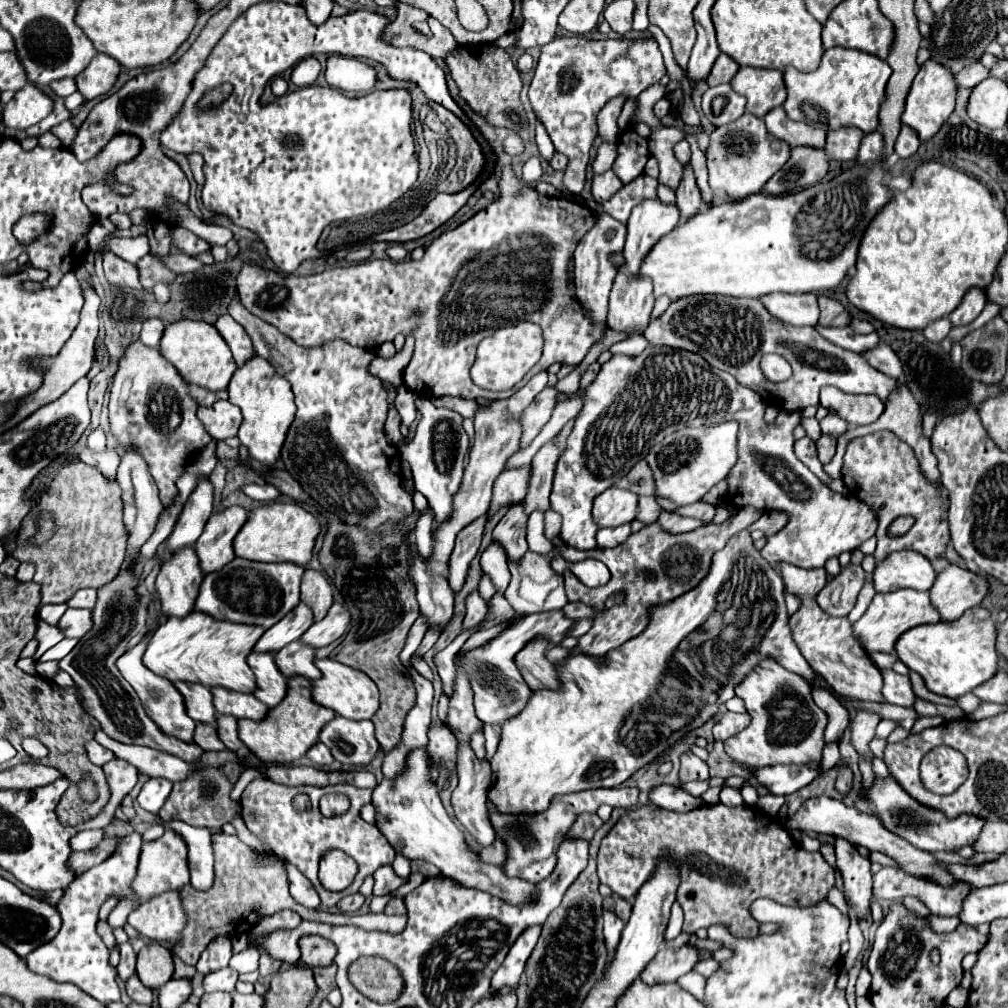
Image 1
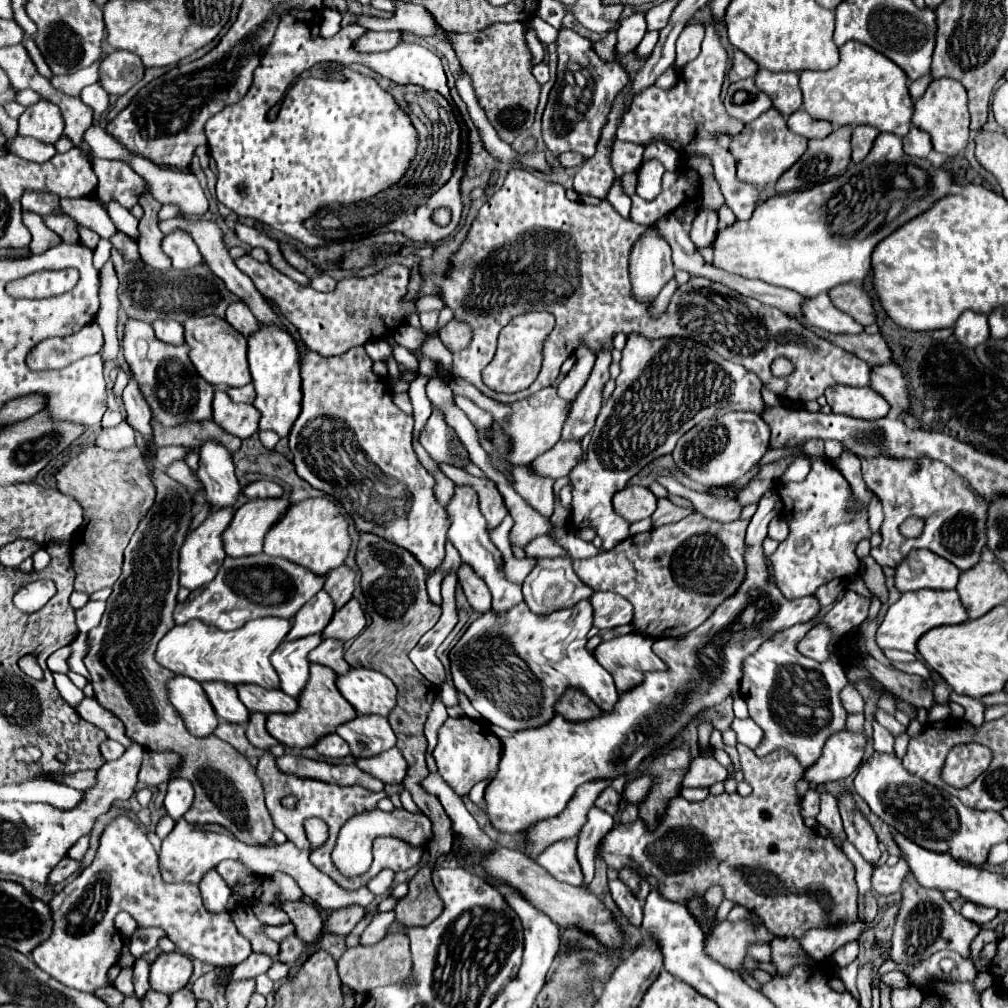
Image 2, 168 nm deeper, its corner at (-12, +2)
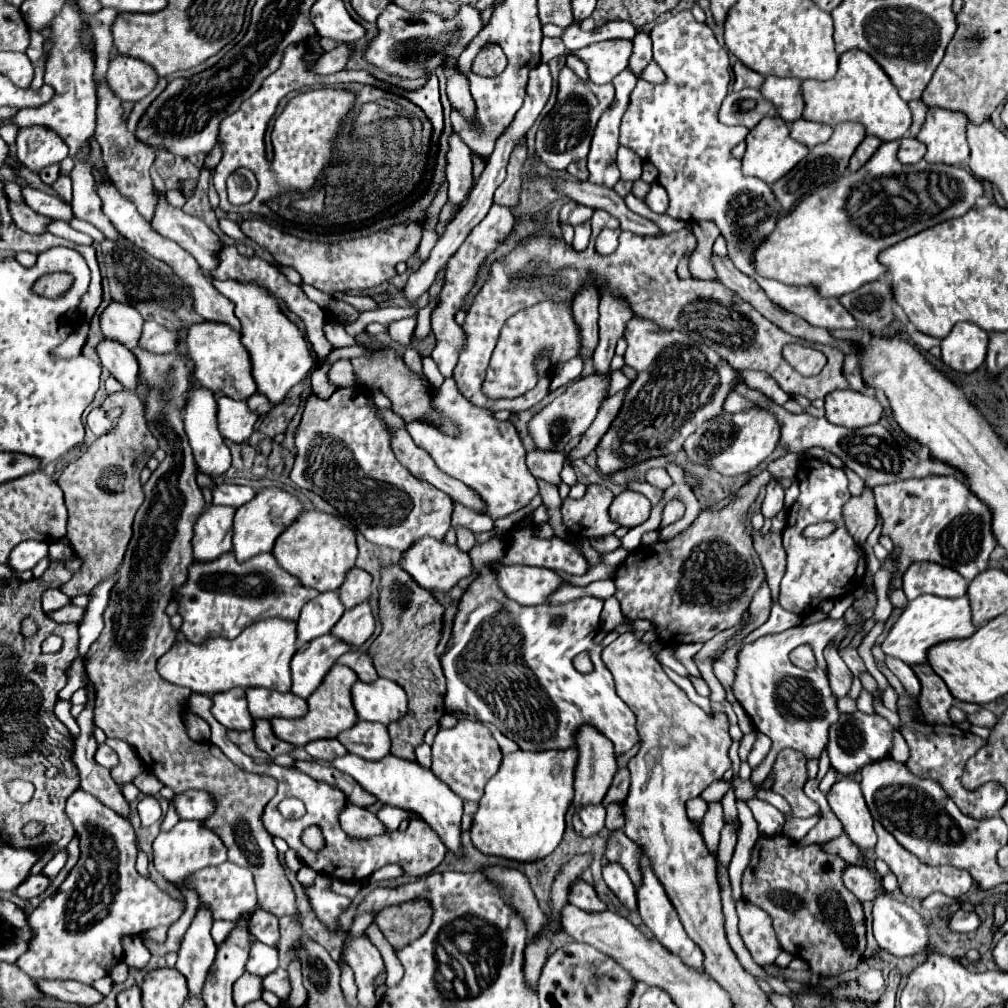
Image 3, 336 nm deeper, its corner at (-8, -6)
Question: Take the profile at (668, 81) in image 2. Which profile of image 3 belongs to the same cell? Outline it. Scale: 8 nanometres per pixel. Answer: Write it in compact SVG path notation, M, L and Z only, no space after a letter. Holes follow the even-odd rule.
M651 60L651 62L649 62L649 66L643 70L641 78L647 82L653 82L653 84L657 84L657 82L661 82L661 80L665 78L665 74L661 72L661 68L659 68L657 62L653 62L653 60Z

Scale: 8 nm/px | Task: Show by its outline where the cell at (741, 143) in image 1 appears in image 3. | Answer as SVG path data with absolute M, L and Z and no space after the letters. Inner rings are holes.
M779 116L765 118L765 120L761 120L761 124L757 124L757 128L751 128L751 132L747 136L743 172L745 172L745 176L755 176L755 178L765 180L767 184L773 184L779 178L783 178L803 156L807 156L807 152L809 152L809 148L805 144L791 138L789 124L785 120L781 120Z

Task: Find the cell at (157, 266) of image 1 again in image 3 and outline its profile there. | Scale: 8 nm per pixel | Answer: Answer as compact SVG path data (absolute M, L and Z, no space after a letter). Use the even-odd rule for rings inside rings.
M105 78L97 86L97 128L95 128L95 138L101 146L103 160L105 160L105 166L107 166L107 172L109 172L111 180L117 184L117 188L121 188L121 194L129 196L129 200L133 200L137 210L147 220L151 220L155 204L157 204L157 196L153 194L153 182L149 178L149 168L155 160L155 150L149 148L147 144L143 144L133 132L127 130L127 118L123 116L123 104L113 94L113 90L109 88Z

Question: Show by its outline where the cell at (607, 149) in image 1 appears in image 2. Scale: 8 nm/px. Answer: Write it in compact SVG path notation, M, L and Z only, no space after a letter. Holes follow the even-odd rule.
M621 140L613 142L611 168L613 168L617 178L625 172L635 172L639 168L641 160L643 160L643 146L641 144L621 142Z

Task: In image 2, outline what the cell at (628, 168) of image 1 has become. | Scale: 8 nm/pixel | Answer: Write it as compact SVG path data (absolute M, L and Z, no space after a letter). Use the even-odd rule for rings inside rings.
M657 158L643 160L643 164L637 168L637 194L645 200L653 200L661 190L663 172L665 168Z

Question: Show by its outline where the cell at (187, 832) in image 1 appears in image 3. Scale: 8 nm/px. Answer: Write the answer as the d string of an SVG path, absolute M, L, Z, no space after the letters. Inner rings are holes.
M205 908L197 910L197 914L181 942L179 960L177 960L175 968L187 978L189 996L201 996L205 978L215 960L217 946L209 932L211 924L213 924L213 918L209 916L209 910L205 910Z

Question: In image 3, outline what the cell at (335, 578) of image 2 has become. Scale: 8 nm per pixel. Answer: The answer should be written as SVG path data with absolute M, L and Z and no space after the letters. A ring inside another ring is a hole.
M353 568L349 572L349 576L345 578L345 584L339 588L339 596L341 596L341 602L345 604L345 608L353 608L353 606L365 602L371 594L371 582L373 582L373 578L369 572L365 572L361 568Z

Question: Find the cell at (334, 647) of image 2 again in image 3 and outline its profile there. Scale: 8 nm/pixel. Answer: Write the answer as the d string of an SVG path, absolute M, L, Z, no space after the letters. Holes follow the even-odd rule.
M353 650L353 652L349 652L349 656L341 656L341 660L337 660L337 662L353 668L357 672L359 680L363 680L363 682L373 682L379 678L379 674L373 666L373 658L367 652Z

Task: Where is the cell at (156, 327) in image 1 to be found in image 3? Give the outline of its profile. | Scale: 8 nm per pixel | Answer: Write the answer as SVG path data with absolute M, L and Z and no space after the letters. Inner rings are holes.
M145 322L143 334L139 338L139 346L147 352L153 352L153 354L175 352L177 350L177 334L167 328L161 328L159 324Z

